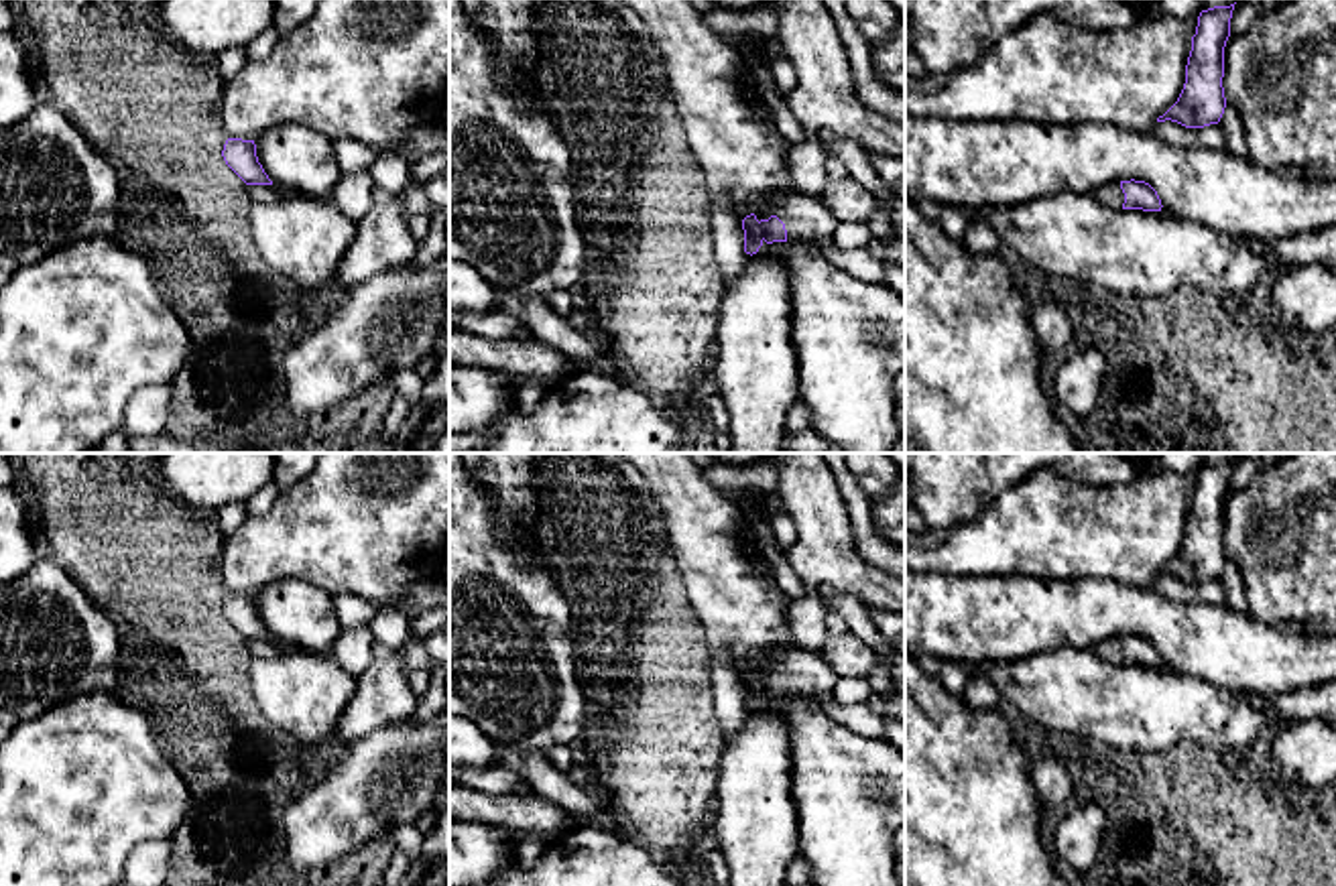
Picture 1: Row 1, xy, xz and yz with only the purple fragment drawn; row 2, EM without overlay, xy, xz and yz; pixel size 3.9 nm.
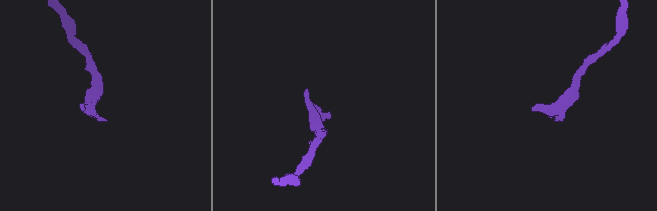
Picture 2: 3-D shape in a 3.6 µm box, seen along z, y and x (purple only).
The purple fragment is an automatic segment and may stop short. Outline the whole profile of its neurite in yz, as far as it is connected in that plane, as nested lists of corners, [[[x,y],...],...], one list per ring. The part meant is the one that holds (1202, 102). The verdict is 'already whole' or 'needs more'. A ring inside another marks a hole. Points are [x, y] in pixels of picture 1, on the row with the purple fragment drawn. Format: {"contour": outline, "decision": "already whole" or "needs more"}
{"contour": [[[1234,4],[1202,10],[1186,65],[1186,83],[1177,102],[1157,122],[1177,122],[1186,128],[1218,124],[1224,108],[1224,47],[1230,37]]], "decision": "already whole"}

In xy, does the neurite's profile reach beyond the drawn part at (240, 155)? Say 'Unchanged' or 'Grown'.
Unchanged

